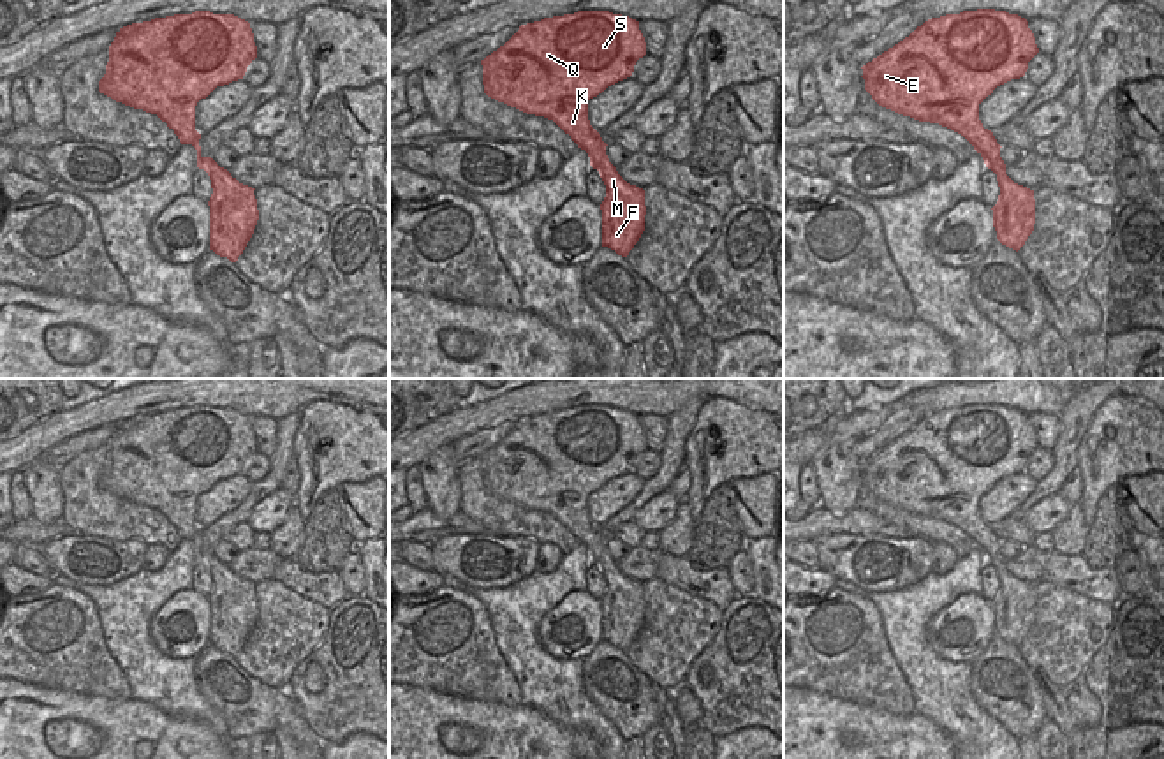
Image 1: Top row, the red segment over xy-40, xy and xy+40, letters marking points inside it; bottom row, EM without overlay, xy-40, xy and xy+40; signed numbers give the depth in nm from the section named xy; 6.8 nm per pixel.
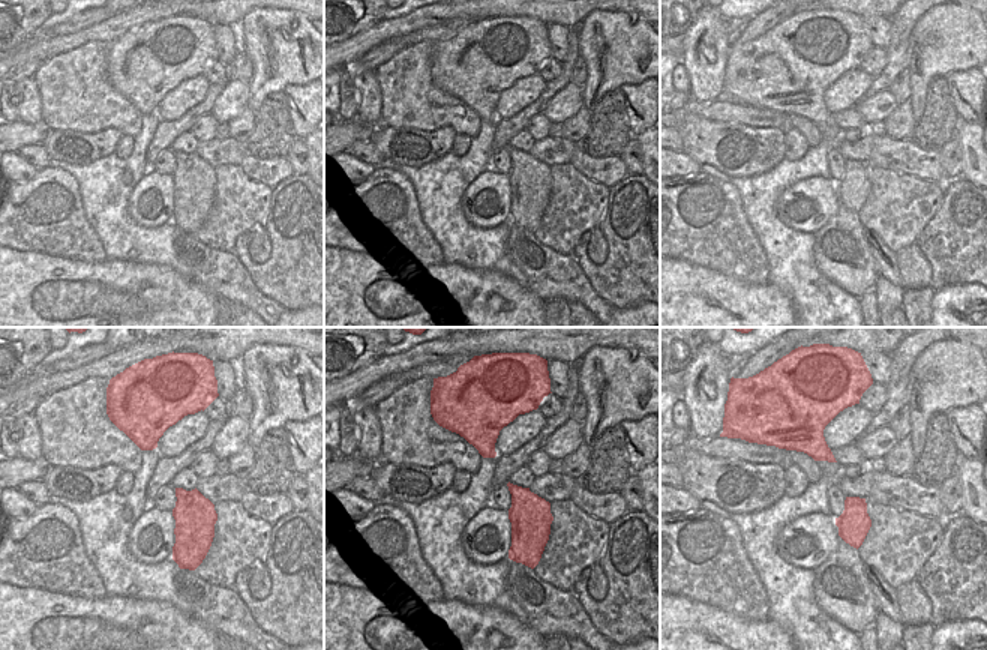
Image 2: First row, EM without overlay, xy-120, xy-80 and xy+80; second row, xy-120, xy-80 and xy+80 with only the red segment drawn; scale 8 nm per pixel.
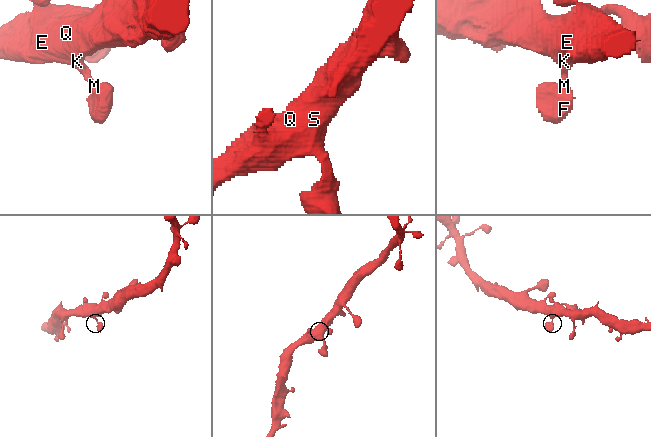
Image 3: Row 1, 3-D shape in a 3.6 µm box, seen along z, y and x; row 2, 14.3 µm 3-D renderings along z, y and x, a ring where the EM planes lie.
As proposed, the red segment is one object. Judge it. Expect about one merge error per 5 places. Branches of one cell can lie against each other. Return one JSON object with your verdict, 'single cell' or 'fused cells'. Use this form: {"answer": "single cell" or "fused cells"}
{"answer": "single cell"}

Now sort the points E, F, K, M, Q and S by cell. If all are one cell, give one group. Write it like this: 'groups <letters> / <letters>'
groups E F K M Q S

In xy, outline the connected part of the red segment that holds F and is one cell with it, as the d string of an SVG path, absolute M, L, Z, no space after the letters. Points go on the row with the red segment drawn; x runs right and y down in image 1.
M578 11L574 14L544 18L541 21L521 25L519 30L497 51L481 60L484 93L498 102L516 107L527 114L544 116L553 120L578 148L590 157L590 166L599 171L606 197L602 210L602 247L615 250L627 257L645 231L645 190L627 183L609 162L606 155L606 143L600 134L590 125L588 100L602 93L608 86L632 76L634 65L646 55L646 42L639 30L639 21L613 14L609 11Z

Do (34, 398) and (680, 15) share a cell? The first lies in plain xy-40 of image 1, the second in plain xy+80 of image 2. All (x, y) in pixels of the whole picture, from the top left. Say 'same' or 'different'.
same

